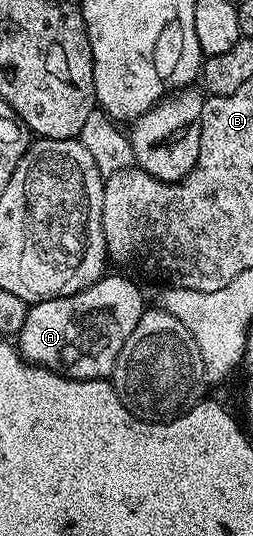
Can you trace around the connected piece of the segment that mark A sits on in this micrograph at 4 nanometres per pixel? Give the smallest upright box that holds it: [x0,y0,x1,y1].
[18,275,145,381]

